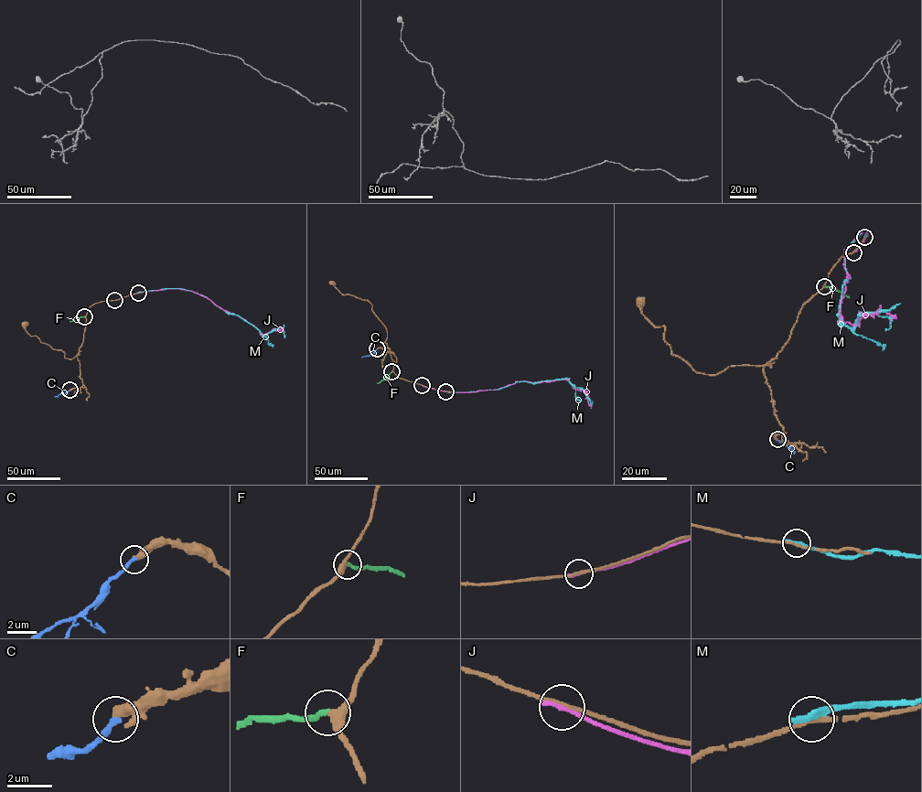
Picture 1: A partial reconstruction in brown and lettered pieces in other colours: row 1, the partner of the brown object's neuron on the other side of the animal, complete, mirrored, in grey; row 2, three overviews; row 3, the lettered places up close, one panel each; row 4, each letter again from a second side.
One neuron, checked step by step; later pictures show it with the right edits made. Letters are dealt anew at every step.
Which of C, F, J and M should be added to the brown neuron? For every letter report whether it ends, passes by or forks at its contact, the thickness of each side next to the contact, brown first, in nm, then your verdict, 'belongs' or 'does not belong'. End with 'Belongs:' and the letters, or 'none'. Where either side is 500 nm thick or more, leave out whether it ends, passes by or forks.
C: it ends there; 400 nm thick on the brown side, 280 nm on the other; belongs
F: it ends there; 320 nm thick on the brown side, 200 nm on the other; belongs
J: it ends there; 160 nm thick on the brown side, 240 nm on the other; does not belong
M: it ends there; 160 nm thick on the brown side, 320 nm on the other; does not belong
Belongs: C, F

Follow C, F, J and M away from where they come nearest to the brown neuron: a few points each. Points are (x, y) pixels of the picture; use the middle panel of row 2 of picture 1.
C: (377, 348), (361, 358)
F: (391, 371), (377, 383)
J: (422, 385), (464, 392), (499, 389), (516, 381), (566, 379), (573, 388), (584, 391), (592, 405)
M: (445, 391), (499, 389), (517, 381), (566, 378), (573, 387), (585, 393), (591, 403), (592, 401)

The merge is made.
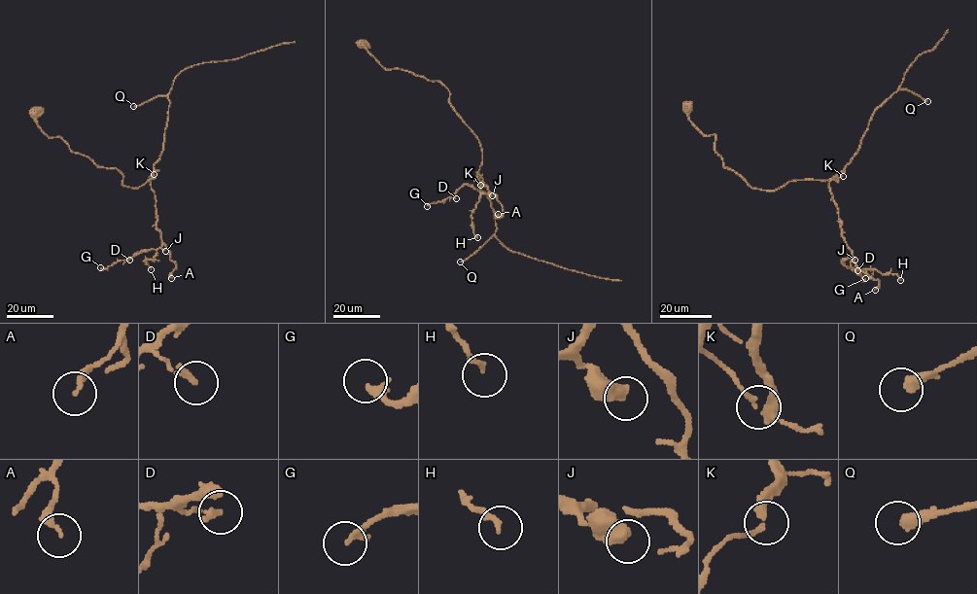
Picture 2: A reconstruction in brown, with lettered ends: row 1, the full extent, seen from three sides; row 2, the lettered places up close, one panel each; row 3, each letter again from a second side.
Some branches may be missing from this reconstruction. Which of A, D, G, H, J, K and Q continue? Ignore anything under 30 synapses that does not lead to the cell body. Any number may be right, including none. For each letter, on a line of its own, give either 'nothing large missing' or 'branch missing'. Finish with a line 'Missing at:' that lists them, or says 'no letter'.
A: nothing large missing
D: nothing large missing
G: nothing large missing
H: nothing large missing
J: nothing large missing
K: nothing large missing
Q: branch missing
Missing at: Q

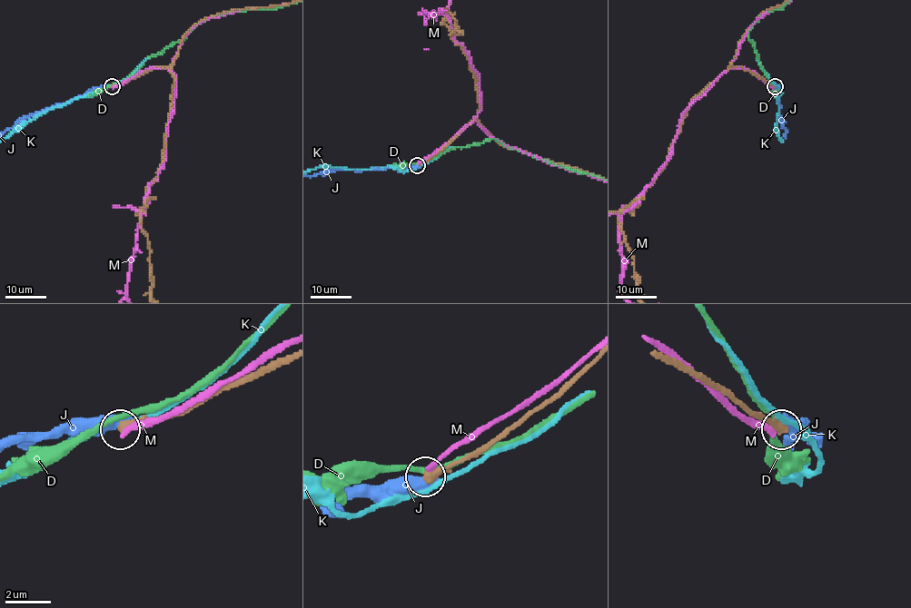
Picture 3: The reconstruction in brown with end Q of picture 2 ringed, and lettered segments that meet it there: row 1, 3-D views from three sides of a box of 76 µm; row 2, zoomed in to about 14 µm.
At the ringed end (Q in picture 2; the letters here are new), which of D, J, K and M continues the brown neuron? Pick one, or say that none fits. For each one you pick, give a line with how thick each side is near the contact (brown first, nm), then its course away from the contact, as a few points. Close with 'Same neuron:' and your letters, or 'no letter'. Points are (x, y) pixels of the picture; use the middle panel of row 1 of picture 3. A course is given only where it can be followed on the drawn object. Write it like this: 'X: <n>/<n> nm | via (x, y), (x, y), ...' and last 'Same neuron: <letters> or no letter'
Same neuron: no letter

